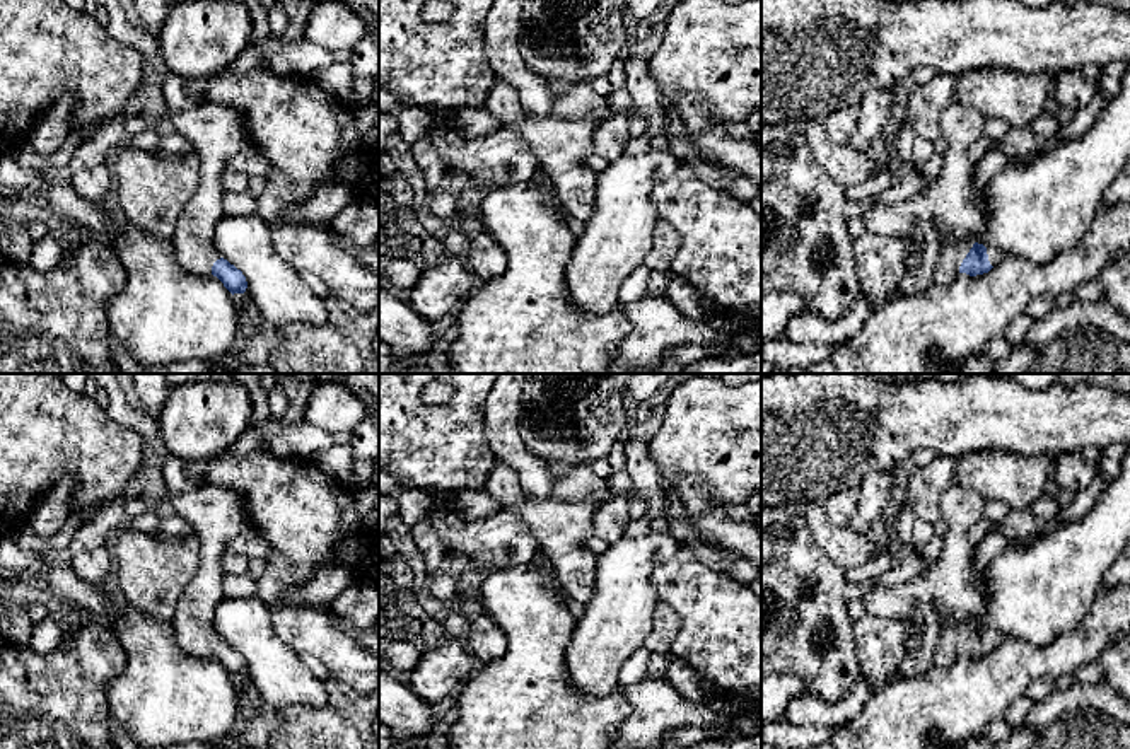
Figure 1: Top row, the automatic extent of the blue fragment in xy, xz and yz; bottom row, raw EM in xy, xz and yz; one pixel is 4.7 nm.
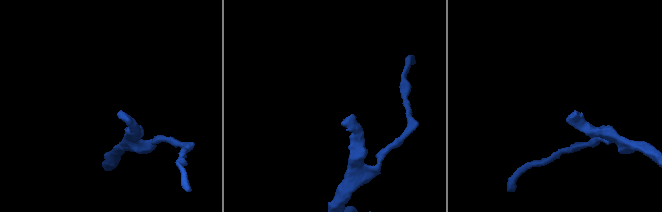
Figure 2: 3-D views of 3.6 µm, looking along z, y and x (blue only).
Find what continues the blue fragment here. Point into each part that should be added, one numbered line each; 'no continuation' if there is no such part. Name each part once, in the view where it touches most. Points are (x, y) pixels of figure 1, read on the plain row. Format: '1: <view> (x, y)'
1: yz (948, 587)

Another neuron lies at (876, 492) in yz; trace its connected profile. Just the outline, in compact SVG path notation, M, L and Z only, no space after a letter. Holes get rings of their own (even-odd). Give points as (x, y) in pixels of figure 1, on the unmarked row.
M872 471L859 486L860 495L850 529L869 532L881 525L886 508L893 500L893 473Z

